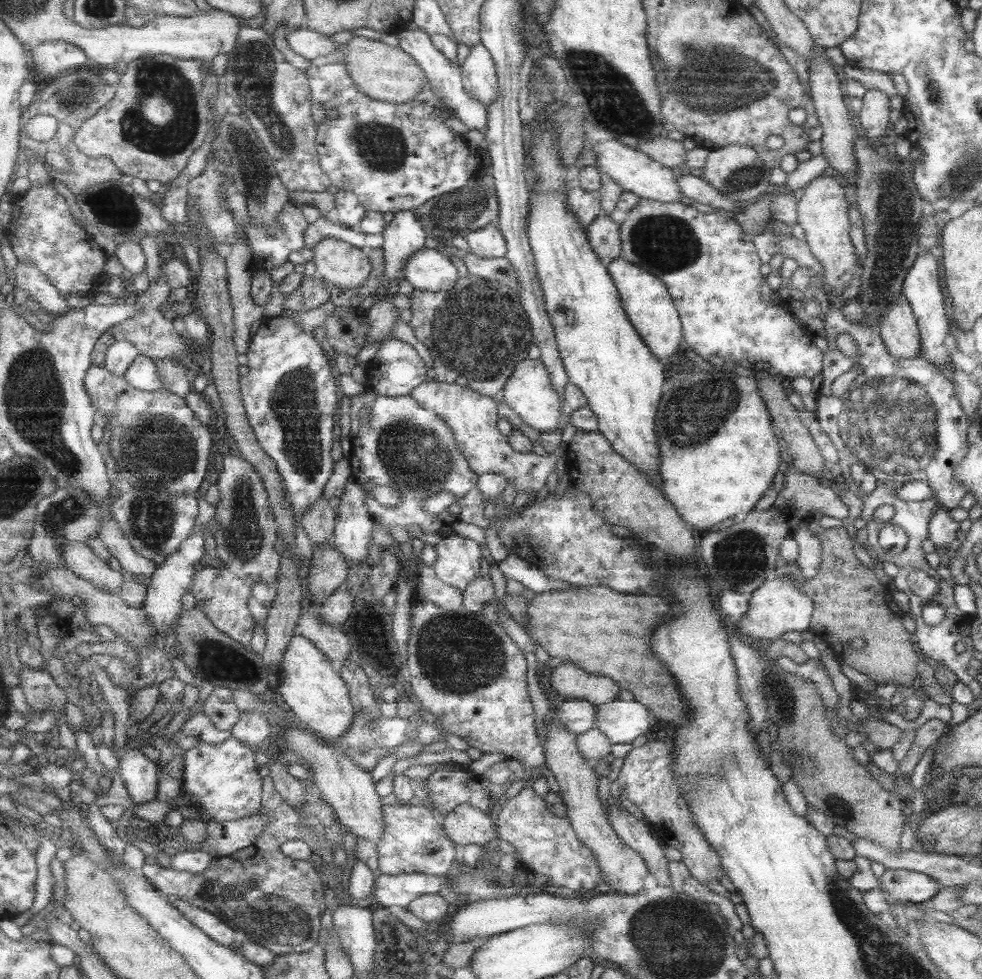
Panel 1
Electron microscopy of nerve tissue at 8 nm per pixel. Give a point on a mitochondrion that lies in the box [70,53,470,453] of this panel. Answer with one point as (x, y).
(154, 78)

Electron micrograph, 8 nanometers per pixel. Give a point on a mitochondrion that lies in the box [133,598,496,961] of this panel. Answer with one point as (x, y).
(261, 911)

